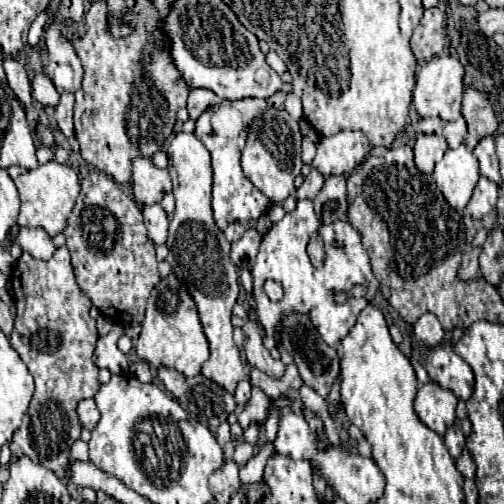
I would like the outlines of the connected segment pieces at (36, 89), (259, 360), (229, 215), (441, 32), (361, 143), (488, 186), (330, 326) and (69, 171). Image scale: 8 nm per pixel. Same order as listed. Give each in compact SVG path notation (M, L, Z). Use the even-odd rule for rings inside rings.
M37 74L31 80L31 92L33 92L33 98L37 102L41 102L43 106L57 106L59 104L61 94L55 90L55 84L51 84L51 80L43 74Z
M247 320L243 324L243 332L245 332L245 356L247 362L259 370L263 370L265 374L273 376L273 378L281 378L285 372L285 366L281 360L273 360L269 350L263 346L261 342L261 334L257 330L257 324Z
M245 98L239 102L233 102L233 110L241 112L239 114L239 126L237 126L237 134L235 136L219 136L213 124L213 114L217 108L207 108L195 122L195 136L205 144L205 148L211 154L211 166L213 166L213 214L215 214L215 222L217 226L223 230L229 222L241 222L241 224L249 224L251 220L255 222L261 214L265 214L271 208L271 202L265 194L261 194L241 172L241 164L239 164L239 156L241 150L245 146L245 138L247 138L247 128L251 124L251 120L261 114L267 108L265 100L259 98Z
M439 8L425 10L419 26L413 30L411 50L417 60L429 60L443 50L445 44L445 18Z
M343 130L335 136L321 138L313 166L323 174L349 174L369 152L369 144L363 132Z
M481 176L475 190L473 190L473 196L471 196L469 204L467 204L467 212L477 220L491 214L495 210L497 192L499 192L499 186L495 182L487 180L485 176Z
M297 200L297 206L293 212L287 212L283 216L283 220L275 222L271 226L271 230L263 236L257 260L251 268L253 274L253 296L257 302L257 318L263 324L265 332L273 336L275 324L279 320L279 314L285 310L295 310L295 312L307 312L315 324L315 328L319 330L321 338L329 344L329 346L339 346L339 342L347 336L347 332L351 330L351 326L355 324L357 314L361 312L361 308L375 296L379 282L375 280L371 266L369 266L369 256L367 250L361 244L361 236L359 232L347 222L347 220L337 220L331 224L323 224L315 210L313 210L313 202L311 200ZM313 234L321 234L325 240L325 264L323 268L313 268L313 264L309 262L309 256L305 252L307 242ZM333 240L343 242L343 248L335 248ZM265 280L275 280L277 284L283 286L285 296L279 302L271 302L269 296L263 290ZM357 284L363 284L367 288L367 296L363 296L361 300L349 298L347 304L337 306L331 300L331 290L341 290L341 292L351 292Z
M49 160L45 164L39 164L33 170L27 170L25 174L17 176L15 186L17 186L19 198L21 198L21 212L19 212L19 220L17 220L19 226L23 226L23 228L37 228L39 226L49 236L63 232L67 216L71 214L75 200L79 196L79 190L81 190L77 172L71 166Z

